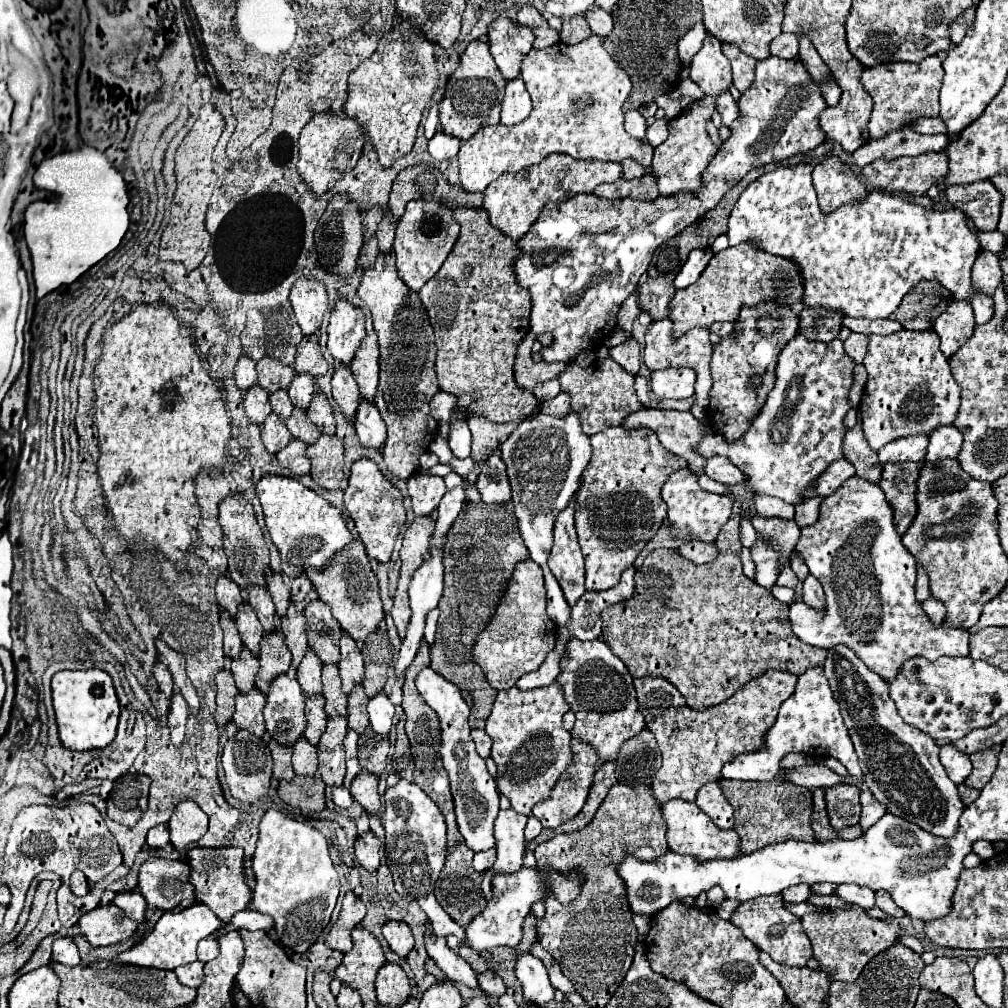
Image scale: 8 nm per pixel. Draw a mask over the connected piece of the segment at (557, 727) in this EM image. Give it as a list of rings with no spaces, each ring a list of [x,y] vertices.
[[[559,683],[547,687],[521,691],[511,687],[499,691],[495,707],[487,719],[487,735],[493,737],[491,757],[497,763],[497,787],[499,793],[511,801],[511,807],[523,815],[531,815],[531,809],[551,795],[551,789],[559,777],[573,763],[571,733],[563,729],[561,717],[569,711],[563,699]]]

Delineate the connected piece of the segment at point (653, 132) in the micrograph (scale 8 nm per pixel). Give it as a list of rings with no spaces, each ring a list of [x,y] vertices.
[[[663,119],[663,121],[655,121],[653,125],[649,125],[645,137],[647,137],[647,141],[649,141],[651,147],[661,145],[667,139],[667,121]]]

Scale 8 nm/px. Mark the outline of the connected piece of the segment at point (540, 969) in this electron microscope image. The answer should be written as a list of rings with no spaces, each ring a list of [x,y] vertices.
[[[519,955],[515,975],[523,985],[523,995],[531,1003],[547,1005],[555,999],[555,989],[549,983],[549,973],[545,965],[533,955]]]

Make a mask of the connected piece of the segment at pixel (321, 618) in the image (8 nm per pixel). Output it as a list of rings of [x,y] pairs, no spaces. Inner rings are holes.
[[[311,601],[305,607],[307,617],[307,641],[311,651],[321,659],[323,665],[339,663],[339,639],[343,635],[337,619],[323,601]]]

